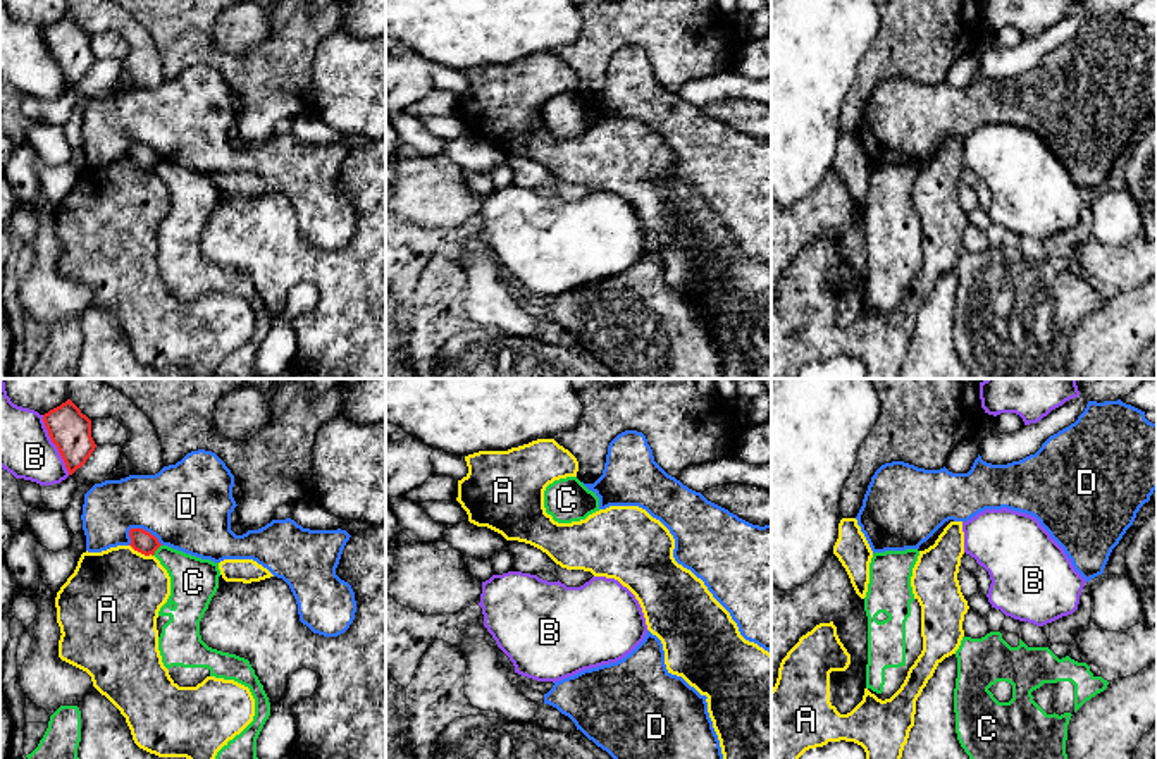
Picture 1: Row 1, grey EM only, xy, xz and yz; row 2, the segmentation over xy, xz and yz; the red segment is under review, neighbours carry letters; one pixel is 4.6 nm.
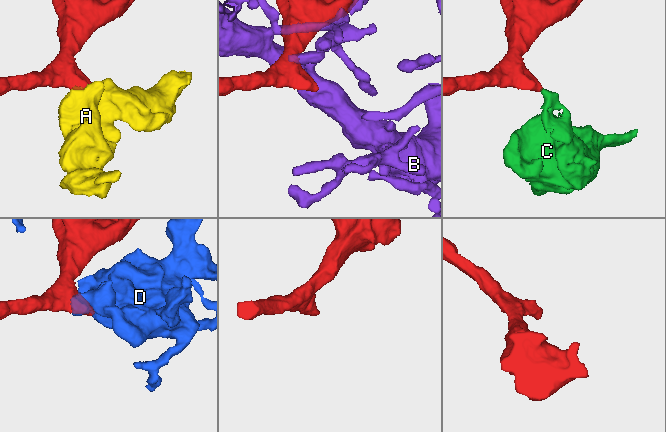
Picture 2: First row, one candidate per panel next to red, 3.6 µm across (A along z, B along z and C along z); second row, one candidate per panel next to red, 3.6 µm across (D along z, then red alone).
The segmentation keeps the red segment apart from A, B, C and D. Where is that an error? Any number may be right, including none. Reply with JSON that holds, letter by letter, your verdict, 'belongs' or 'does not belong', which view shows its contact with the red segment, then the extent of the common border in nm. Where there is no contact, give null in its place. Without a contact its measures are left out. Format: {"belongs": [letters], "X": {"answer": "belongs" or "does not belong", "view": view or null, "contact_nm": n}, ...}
{"belongs": [], "A": {"answer": "does not belong", "view": "xy", "contact_nm": 130}, "B": {"answer": "does not belong", "view": "xy", "contact_nm": 300}, "C": {"answer": "does not belong", "view": "xy", "contact_nm": 70}, "D": {"answer": "does not belong", "view": "xy", "contact_nm": 180}}

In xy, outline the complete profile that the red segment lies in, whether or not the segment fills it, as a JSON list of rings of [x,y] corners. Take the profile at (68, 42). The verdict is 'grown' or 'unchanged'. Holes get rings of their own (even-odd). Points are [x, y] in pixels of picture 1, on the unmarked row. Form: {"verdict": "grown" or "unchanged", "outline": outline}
{"verdict": "unchanged", "outline": [[[67,14],[43,29],[52,57],[57,60],[69,89],[81,83],[95,65],[91,34]]]}

